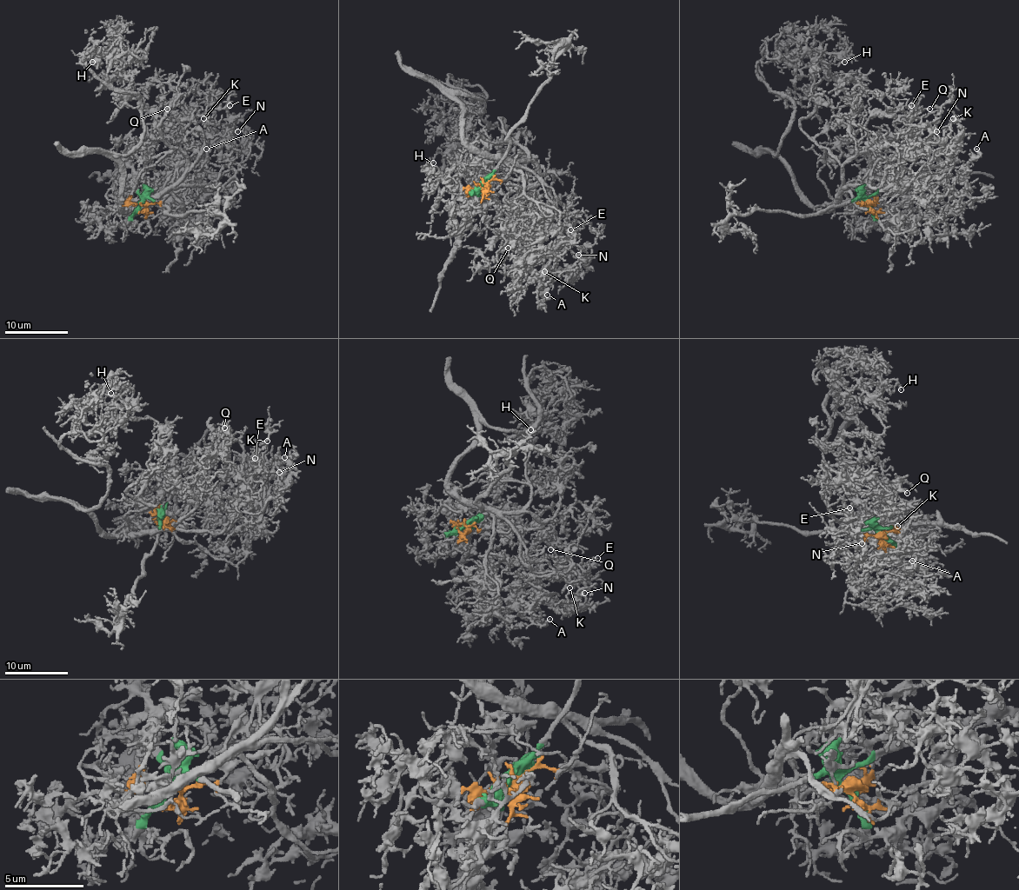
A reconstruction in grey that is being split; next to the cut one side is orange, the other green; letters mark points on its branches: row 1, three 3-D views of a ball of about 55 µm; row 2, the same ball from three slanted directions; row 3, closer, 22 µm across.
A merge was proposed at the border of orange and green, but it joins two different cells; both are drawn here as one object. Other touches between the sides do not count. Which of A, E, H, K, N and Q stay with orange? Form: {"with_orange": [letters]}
{"with_orange": ["A", "E", "H", "K", "N", "Q"]}

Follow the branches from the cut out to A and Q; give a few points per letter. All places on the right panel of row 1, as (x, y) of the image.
A: (868, 203), (838, 202), (849, 186), (885, 189), (895, 169), (923, 202), (944, 195), (975, 148)
Q: (868, 203), (856, 193), (869, 170), (862, 128), (929, 109)

